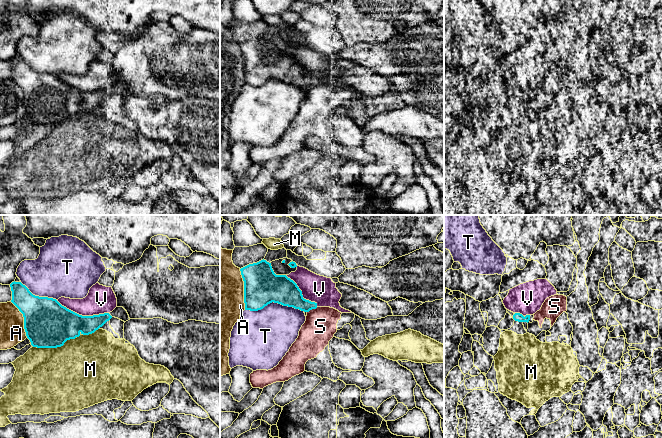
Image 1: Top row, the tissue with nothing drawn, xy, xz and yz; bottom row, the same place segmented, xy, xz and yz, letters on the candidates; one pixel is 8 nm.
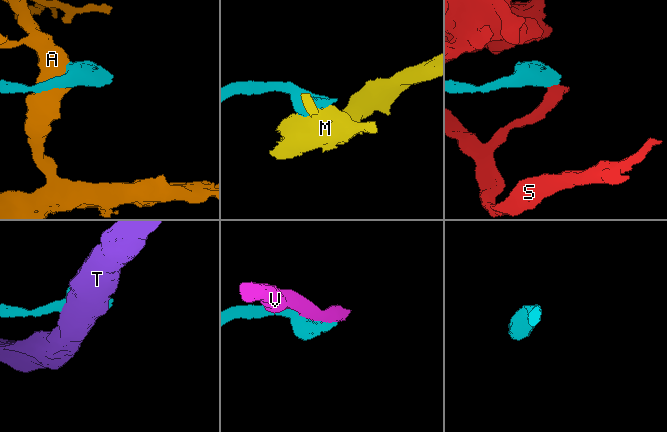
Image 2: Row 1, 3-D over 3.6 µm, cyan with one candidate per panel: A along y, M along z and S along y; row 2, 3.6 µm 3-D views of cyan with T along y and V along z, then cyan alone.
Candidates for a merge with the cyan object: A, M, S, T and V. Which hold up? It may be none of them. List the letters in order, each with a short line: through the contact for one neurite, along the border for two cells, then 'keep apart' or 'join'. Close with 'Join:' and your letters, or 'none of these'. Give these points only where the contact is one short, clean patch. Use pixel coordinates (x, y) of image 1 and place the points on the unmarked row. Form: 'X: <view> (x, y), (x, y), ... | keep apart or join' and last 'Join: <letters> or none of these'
A: keep apart
M: keep apart
S: keep apart
T: keep apart
V: keep apart
Join: none of these

